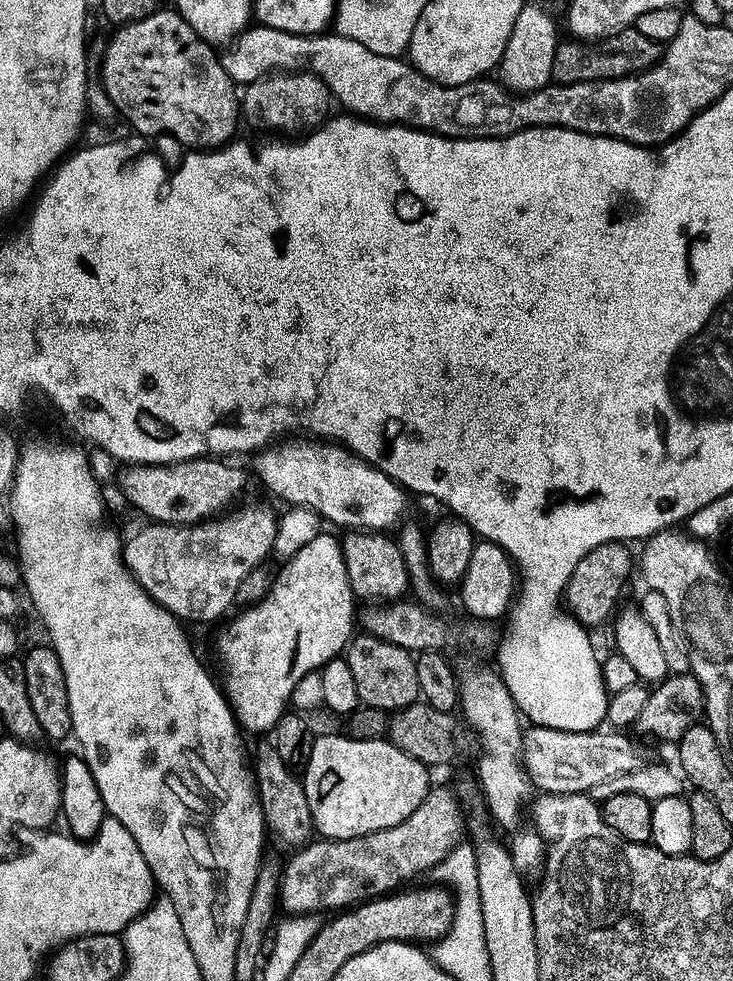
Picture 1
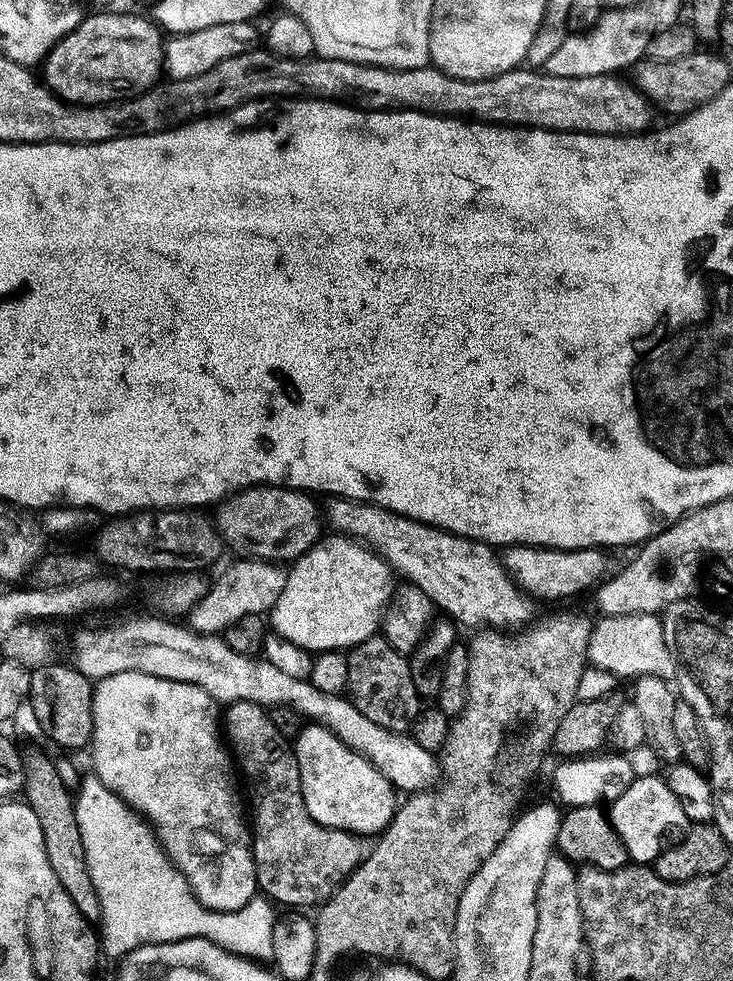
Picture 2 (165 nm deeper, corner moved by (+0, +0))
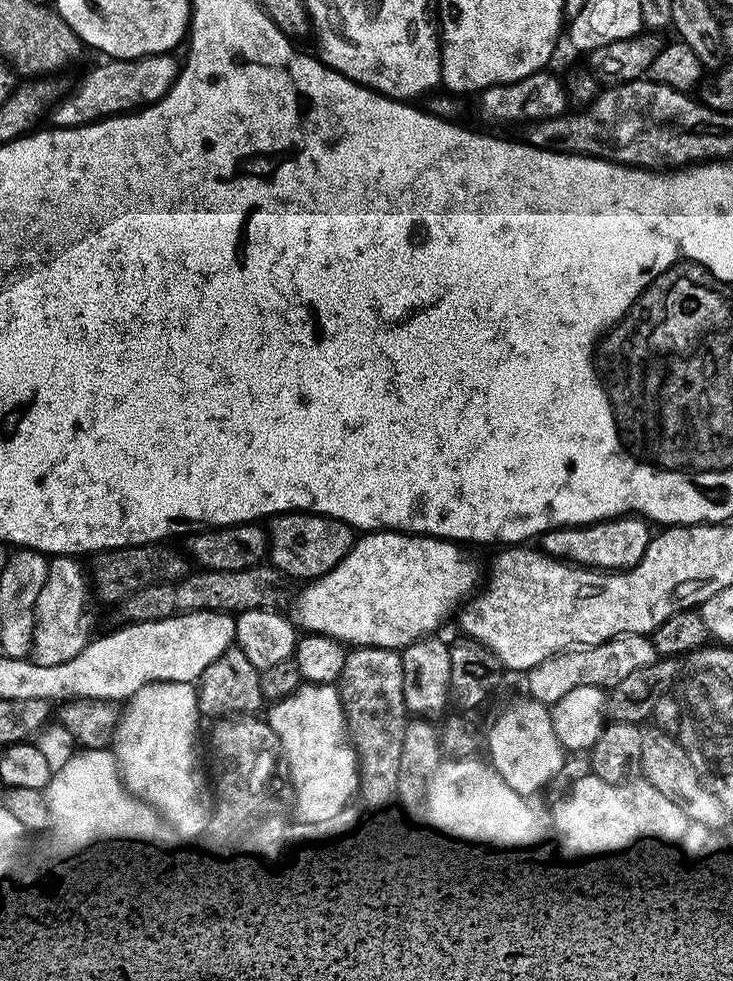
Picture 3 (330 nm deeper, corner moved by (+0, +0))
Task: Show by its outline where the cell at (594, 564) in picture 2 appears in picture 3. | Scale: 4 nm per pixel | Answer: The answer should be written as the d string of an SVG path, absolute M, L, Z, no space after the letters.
M633 514L615 520L602 520L598 524L585 524L582 528L556 528L539 537L538 548L550 558L563 560L565 564L577 564L580 568L595 568L602 572L629 572L634 566L638 566L638 562L642 562L642 558L646 558L646 550L650 550L653 539L653 525Z

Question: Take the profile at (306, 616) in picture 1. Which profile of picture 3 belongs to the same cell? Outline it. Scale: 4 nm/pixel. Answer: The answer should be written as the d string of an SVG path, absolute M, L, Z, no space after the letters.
M402 532L361 535L353 543L351 554L332 572L305 587L308 589L296 604L295 619L305 633L329 636L352 648L406 649L425 636L437 635L439 628L473 597L478 572L475 562L463 550L459 543L433 540L431 536L409 536Z

